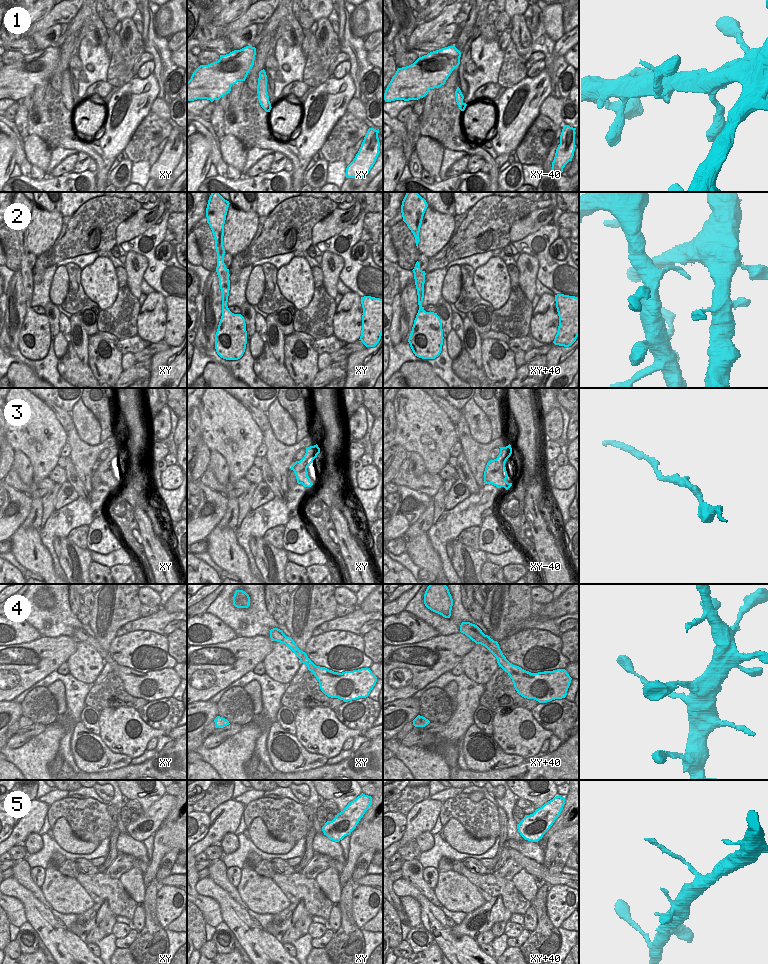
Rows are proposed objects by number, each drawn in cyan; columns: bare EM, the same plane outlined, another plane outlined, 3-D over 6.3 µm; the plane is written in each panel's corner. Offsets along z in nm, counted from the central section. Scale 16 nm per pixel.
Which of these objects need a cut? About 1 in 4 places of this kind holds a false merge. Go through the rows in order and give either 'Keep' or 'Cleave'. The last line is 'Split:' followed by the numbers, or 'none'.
1: Keep
2: Keep
3: Keep
4: Keep
5: Keep
Split: none.

